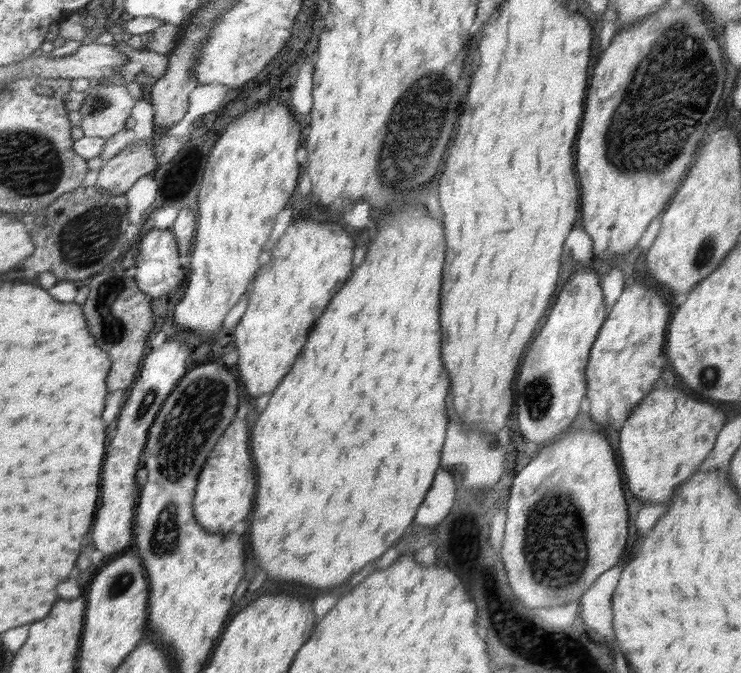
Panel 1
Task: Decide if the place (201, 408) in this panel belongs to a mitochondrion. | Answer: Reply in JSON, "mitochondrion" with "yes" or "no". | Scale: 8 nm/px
{"mitochondrion":"yes"}

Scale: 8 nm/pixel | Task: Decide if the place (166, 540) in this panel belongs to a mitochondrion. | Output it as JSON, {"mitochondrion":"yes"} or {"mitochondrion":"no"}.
{"mitochondrion":"yes"}

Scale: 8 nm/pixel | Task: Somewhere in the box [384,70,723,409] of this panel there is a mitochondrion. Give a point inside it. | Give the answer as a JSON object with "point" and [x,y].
{"point":[707,251]}

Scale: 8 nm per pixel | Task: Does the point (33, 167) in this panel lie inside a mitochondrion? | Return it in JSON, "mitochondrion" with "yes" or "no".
{"mitochondrion":"yes"}

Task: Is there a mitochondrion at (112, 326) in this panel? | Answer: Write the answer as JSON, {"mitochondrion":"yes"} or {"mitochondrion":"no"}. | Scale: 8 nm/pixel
{"mitochondrion":"yes"}

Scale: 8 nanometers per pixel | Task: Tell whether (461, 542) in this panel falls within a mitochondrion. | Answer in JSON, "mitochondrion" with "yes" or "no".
{"mitochondrion":"no"}

